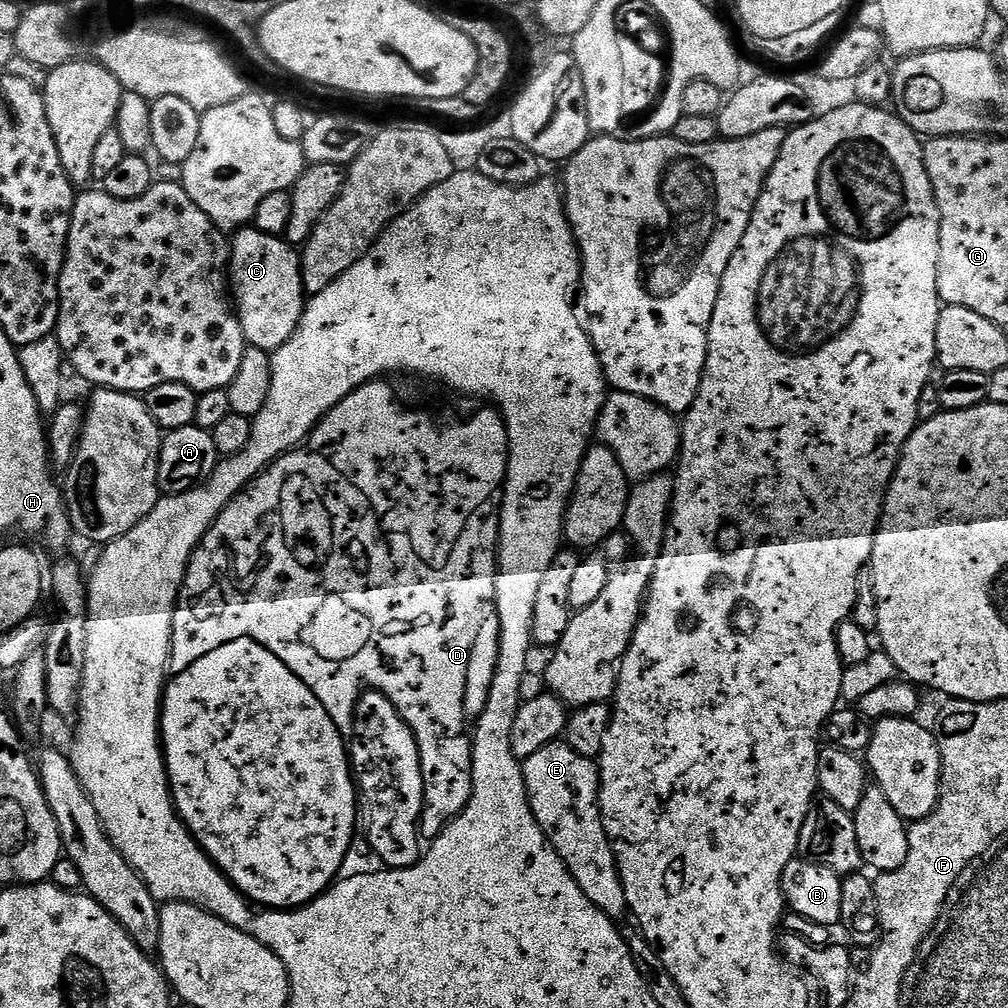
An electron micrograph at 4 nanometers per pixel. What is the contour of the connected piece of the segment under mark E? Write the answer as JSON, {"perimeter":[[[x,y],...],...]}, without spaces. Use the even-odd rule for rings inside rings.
{"perimeter":[[[556,741],[532,754],[523,761],[522,767],[528,791],[528,804],[532,807],[534,818],[552,843],[552,849],[560,855],[562,862],[568,867],[568,873],[572,875],[574,882],[578,882],[582,894],[586,894],[586,898],[590,898],[590,902],[608,916],[619,918],[620,915],[625,915],[628,912],[626,894],[620,881],[620,872],[616,869],[616,855],[612,852],[612,843],[601,818],[600,774],[597,763],[578,754],[568,744]]]}

